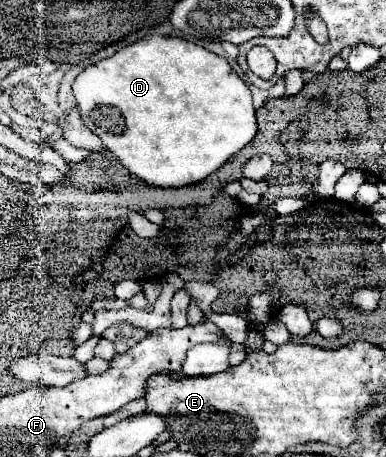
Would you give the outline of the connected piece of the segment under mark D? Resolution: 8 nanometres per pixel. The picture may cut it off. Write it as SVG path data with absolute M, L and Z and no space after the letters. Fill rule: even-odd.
M148 35L112 57L90 65L76 77L74 97L84 125L94 135L98 133L104 147L114 153L132 175L164 189L204 181L258 133L252 95L246 81L224 57L182 37Z

